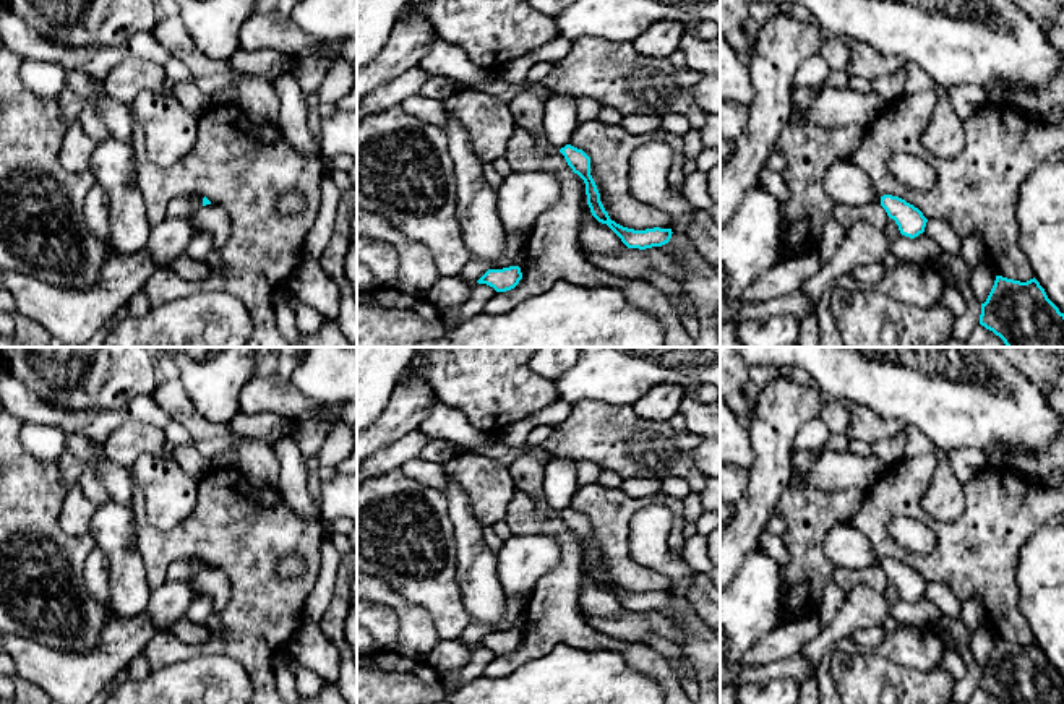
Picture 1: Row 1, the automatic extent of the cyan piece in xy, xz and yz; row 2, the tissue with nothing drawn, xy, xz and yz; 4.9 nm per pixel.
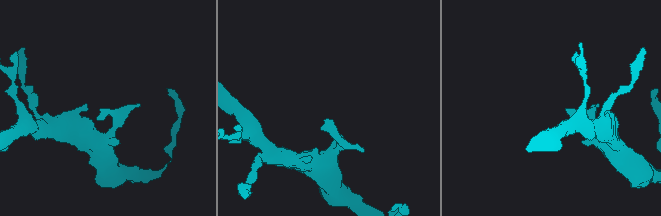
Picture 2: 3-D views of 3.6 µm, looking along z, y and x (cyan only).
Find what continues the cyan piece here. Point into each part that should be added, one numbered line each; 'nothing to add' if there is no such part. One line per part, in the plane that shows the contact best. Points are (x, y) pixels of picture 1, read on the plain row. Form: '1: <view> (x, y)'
nothing to add

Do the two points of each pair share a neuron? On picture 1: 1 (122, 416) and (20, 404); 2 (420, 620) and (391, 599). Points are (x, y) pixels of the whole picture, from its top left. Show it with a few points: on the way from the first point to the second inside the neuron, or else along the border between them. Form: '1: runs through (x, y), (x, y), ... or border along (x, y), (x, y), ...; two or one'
1: runs through (96, 420), (67, 420), (46, 414); one
2: runs through (414, 620), (398, 604); one

